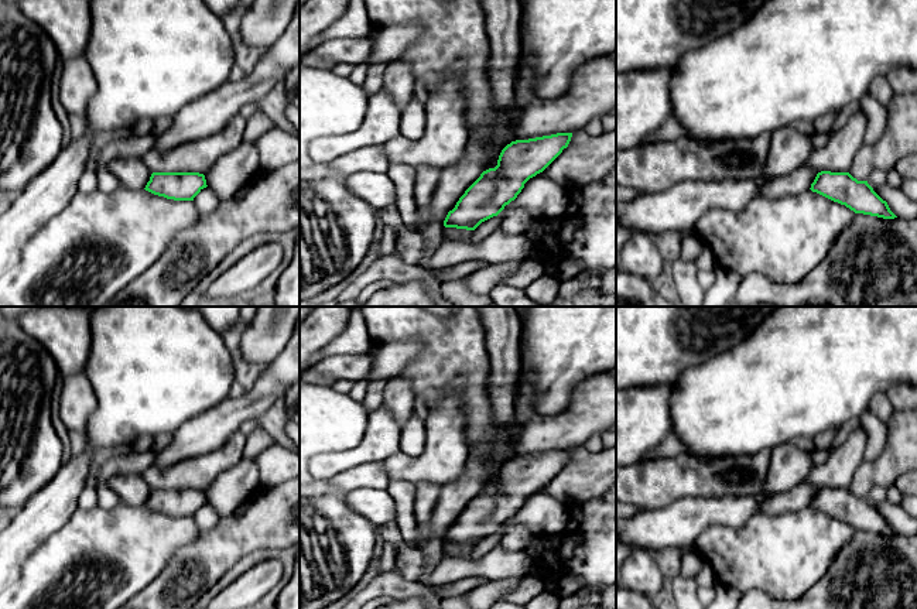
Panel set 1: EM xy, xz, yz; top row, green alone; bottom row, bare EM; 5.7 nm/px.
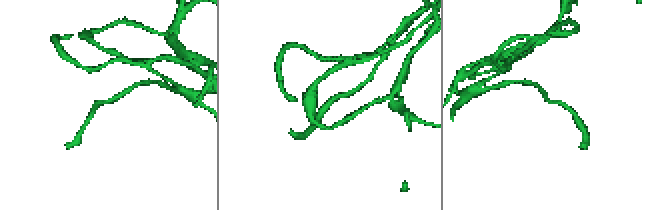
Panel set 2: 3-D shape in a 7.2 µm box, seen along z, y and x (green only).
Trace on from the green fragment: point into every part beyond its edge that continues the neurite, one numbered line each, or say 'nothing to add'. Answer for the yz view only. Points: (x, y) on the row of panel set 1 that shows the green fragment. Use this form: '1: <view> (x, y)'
1: yz (800, 180)

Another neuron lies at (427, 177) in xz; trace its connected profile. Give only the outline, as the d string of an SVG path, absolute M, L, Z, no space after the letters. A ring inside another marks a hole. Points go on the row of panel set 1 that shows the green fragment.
M431 165L415 167L415 179L414 179L414 201L417 206L425 206L431 201L431 195L435 189L435 185L439 179L441 170Z

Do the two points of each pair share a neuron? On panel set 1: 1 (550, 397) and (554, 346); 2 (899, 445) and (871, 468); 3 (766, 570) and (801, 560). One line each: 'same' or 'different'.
1: same
2: same
3: same

